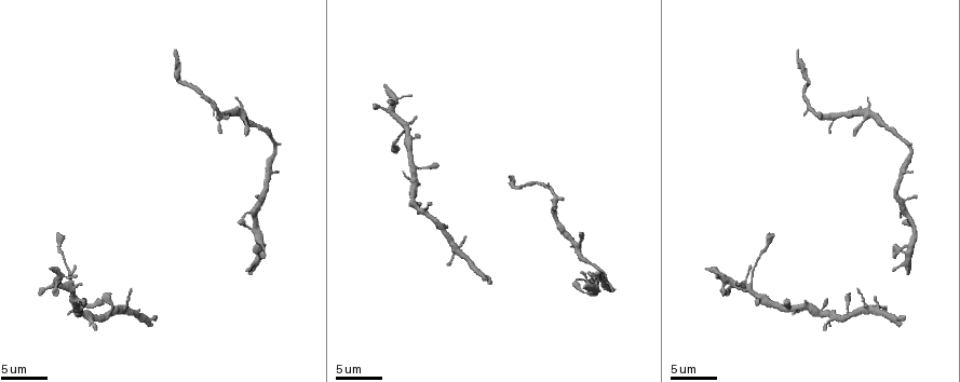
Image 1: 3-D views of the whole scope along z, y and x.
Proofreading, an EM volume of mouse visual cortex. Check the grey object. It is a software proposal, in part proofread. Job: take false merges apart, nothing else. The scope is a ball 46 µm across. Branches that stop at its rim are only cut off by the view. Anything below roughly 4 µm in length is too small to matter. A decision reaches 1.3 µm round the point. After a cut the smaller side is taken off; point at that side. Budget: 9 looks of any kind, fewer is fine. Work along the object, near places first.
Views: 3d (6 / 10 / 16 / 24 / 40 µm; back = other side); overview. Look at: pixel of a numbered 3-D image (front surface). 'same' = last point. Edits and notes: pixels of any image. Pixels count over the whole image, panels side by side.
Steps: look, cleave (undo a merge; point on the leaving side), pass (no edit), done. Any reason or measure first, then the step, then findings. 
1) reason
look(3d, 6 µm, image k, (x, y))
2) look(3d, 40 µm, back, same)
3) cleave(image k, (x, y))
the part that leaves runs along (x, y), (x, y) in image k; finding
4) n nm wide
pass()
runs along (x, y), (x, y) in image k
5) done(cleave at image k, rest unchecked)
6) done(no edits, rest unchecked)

look(3d, 6 µm, image 1, (823, 311))

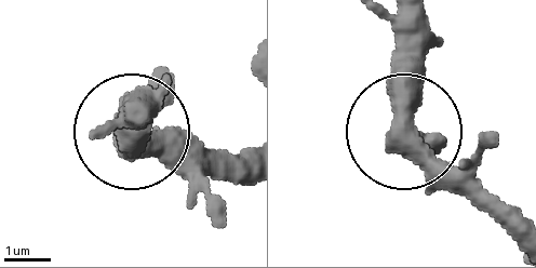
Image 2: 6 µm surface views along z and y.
from behind
look(3d, 6 µm, back, image 2, (407, 132))

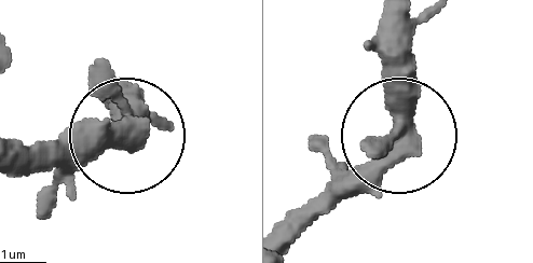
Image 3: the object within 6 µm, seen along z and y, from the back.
440 nm wide
pass()
all the same cell

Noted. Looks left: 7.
arms part here
look(3d, 6 µm, image 1, (745, 279))

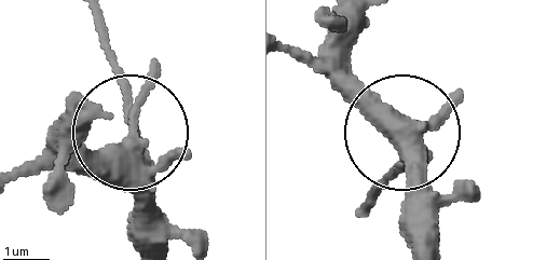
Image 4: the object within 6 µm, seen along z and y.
320 nm wide
pass()
runs along (439, 242), (424, 156), (328, 60) in image 4; continuous, no second cell

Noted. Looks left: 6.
thick turns thin
look(3d, 10 µm, image 1, (184, 85))

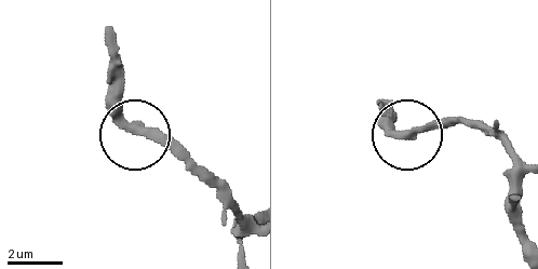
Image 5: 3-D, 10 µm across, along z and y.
pass()
runs along (523, 227), (505, 144), (470, 122), (409, 136), (381, 110) in image 5; continuous, no second cell

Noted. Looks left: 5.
calibre changes
look(3d, 10 µm, image 1, (219, 110))

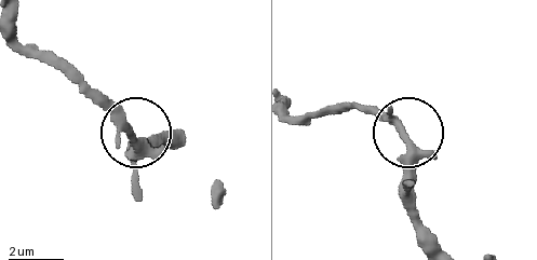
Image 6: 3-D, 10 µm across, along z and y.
look(3d, 10 µm, back, image 6, (398, 129))

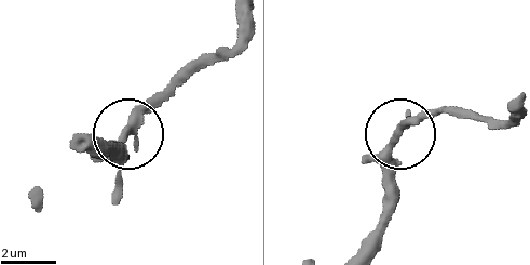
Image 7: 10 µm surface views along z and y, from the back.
pass()
runs along (357, 251), (385, 202), (388, 147), (446, 107) in image 7; continuous, no second cell

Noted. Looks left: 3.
done(no edits, rest unchecked)

